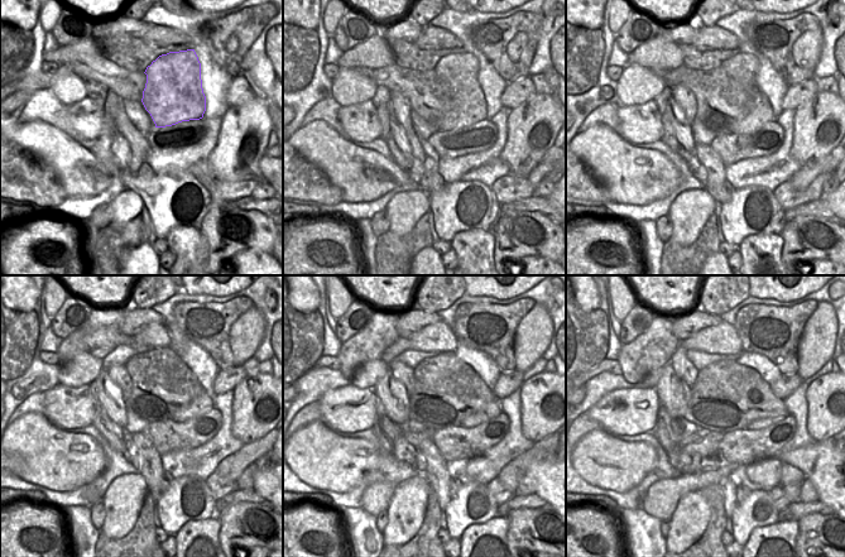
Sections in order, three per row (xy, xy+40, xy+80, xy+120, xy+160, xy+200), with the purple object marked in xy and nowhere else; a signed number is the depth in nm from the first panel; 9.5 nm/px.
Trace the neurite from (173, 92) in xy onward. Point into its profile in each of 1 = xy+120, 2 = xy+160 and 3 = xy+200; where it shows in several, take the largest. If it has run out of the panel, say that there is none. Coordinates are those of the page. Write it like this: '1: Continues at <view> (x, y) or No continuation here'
1: Continues at xy+120 (202, 403)
2: Continues at xy+160 (478, 418)
3: Continues at xy+200 (759, 423).

